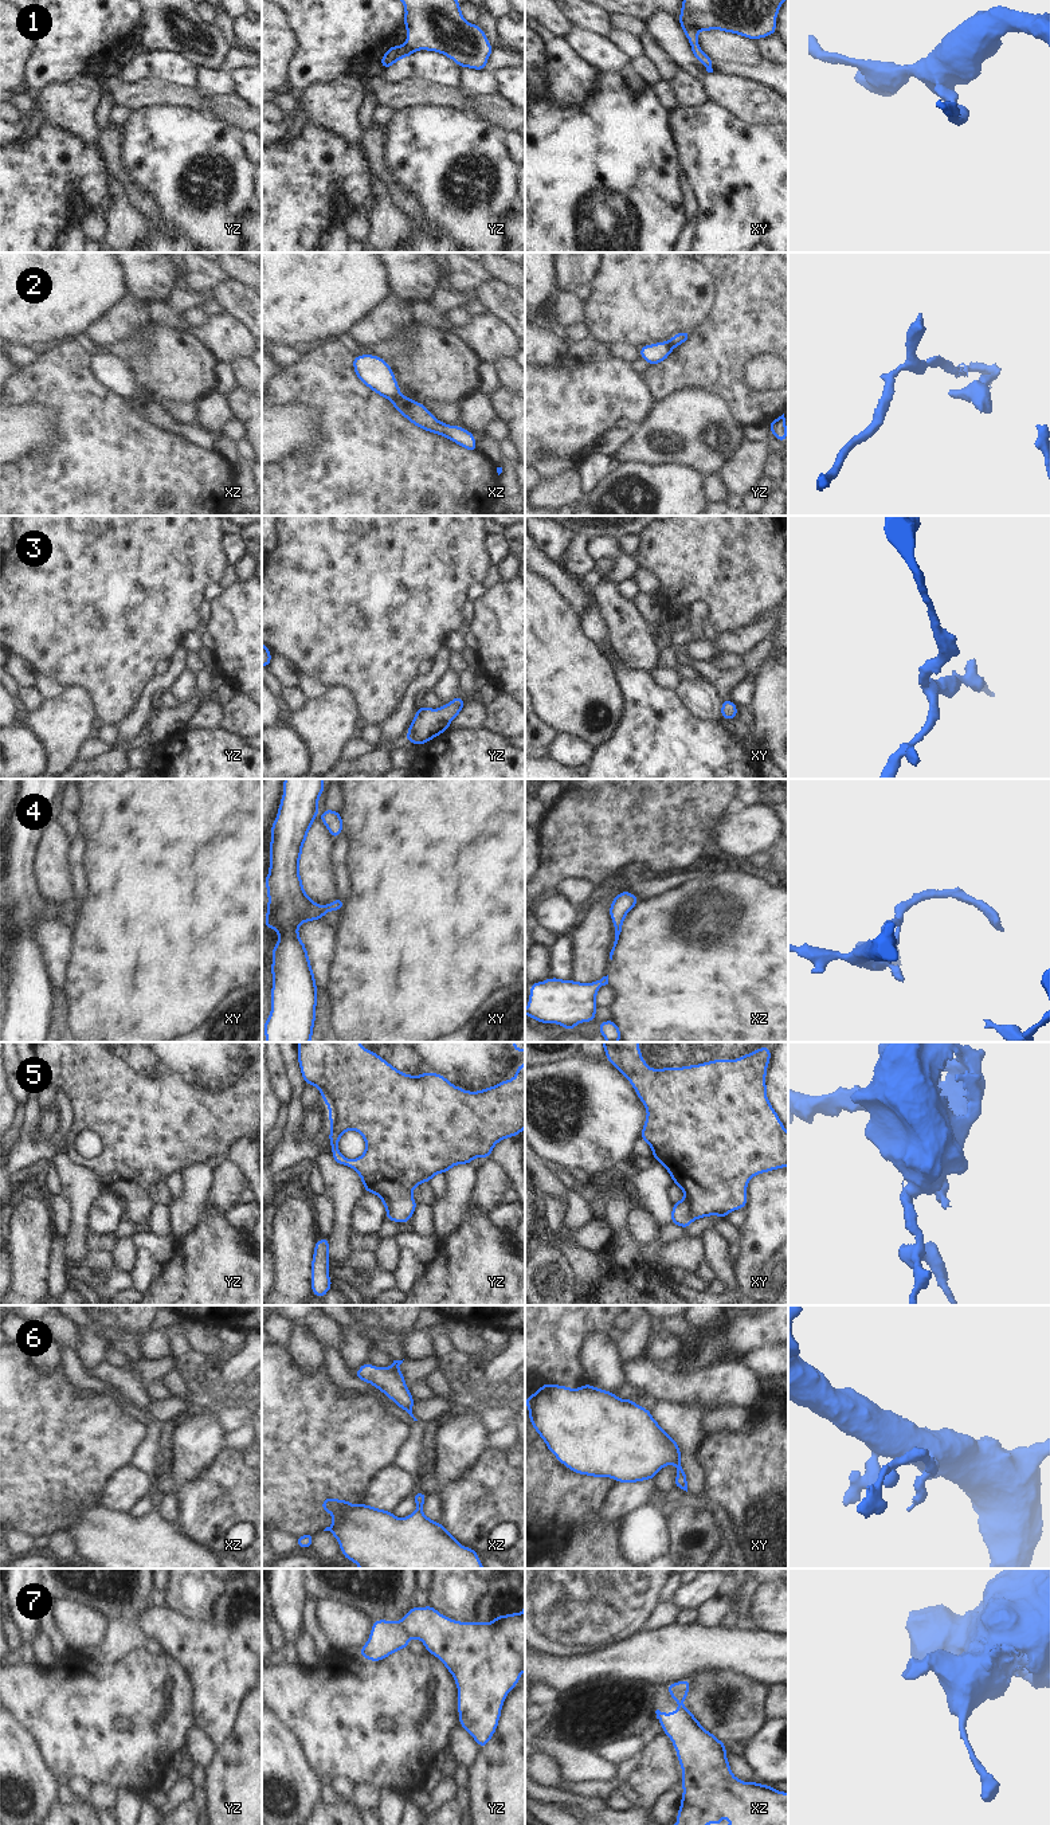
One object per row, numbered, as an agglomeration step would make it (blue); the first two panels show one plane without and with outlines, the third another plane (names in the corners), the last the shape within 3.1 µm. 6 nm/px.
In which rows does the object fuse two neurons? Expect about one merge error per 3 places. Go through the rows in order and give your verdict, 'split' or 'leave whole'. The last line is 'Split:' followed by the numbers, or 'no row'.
1: leave whole
2: split
3: leave whole
4: leave whole
5: split
6: leave whole
7: split
Split: 2, 5, 7

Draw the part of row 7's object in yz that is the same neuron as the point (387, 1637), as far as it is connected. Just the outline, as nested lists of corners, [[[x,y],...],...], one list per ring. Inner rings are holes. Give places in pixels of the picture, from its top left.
[[[376,1620],[367,1644],[359,1653],[369,1661],[381,1661],[396,1650],[408,1648],[408,1642],[405,1628],[399,1622]]]

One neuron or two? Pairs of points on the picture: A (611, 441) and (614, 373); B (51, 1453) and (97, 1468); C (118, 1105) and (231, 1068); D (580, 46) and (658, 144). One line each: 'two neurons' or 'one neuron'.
A: two neurons
B: one neuron
C: one neuron
D: two neurons

